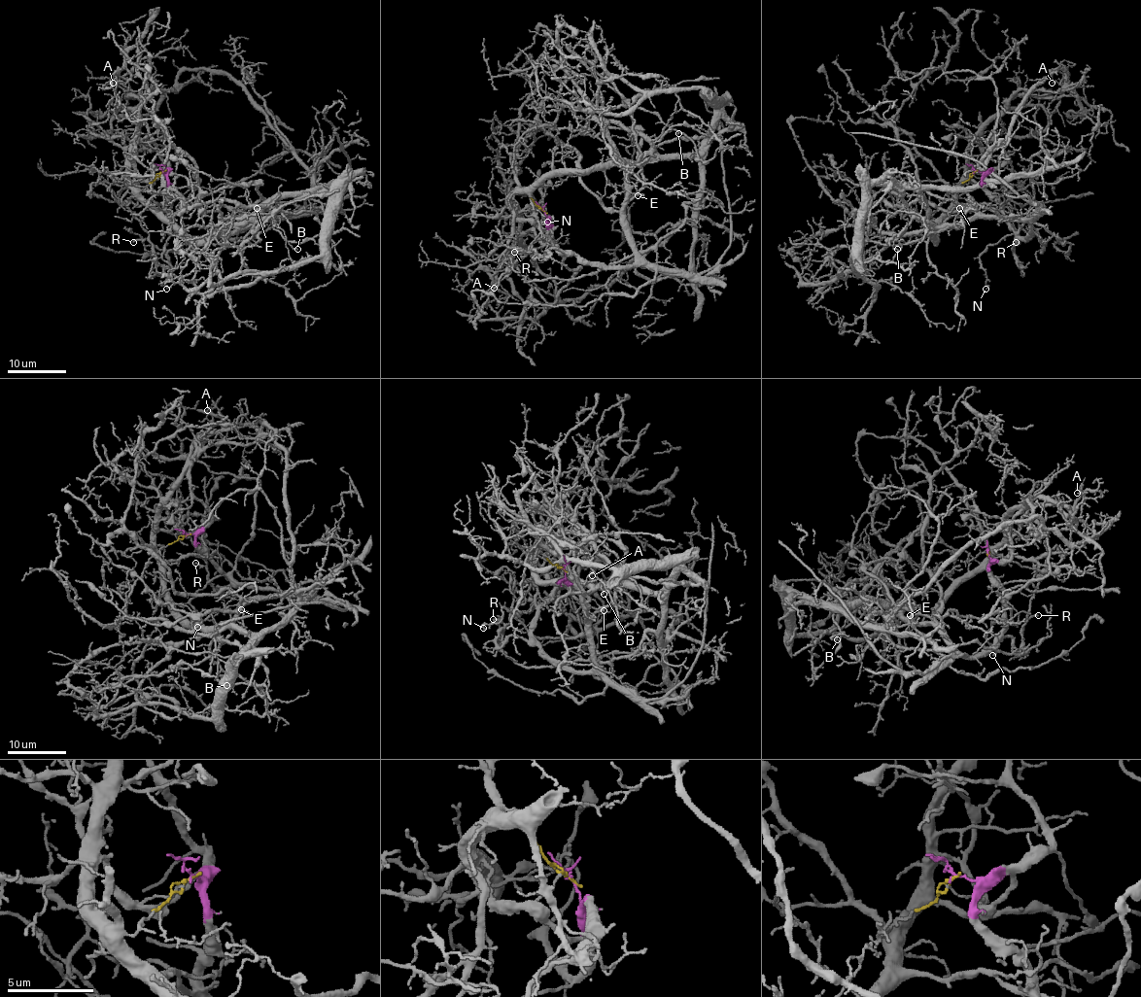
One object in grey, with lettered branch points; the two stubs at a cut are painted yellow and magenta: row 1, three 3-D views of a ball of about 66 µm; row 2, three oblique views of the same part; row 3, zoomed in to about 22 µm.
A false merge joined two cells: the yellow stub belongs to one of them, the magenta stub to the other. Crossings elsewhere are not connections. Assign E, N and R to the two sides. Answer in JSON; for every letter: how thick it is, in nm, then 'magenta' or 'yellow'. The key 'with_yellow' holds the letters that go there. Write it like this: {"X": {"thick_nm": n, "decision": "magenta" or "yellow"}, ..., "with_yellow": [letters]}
{"E": {"thick_nm": 120, "decision": "yellow"}, "N": {"thick_nm": 140, "decision": "magenta"}, "R": {"thick_nm": 170, "decision": "magenta"}, "with_yellow": ["E"]}

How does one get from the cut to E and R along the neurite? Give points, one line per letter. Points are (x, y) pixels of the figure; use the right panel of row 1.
E: (974, 171), (951, 190), (953, 202), (942, 216), (937, 237), (933, 230), (951, 216), (956, 217), (959, 208)
R: (974, 171), (1000, 204), (1014, 231), (1012, 252), (1019, 267), (1017, 242)

